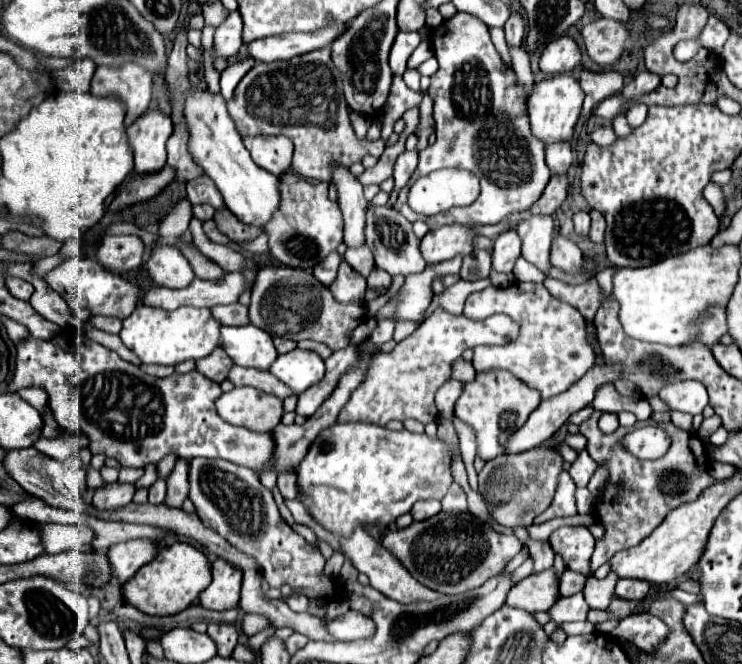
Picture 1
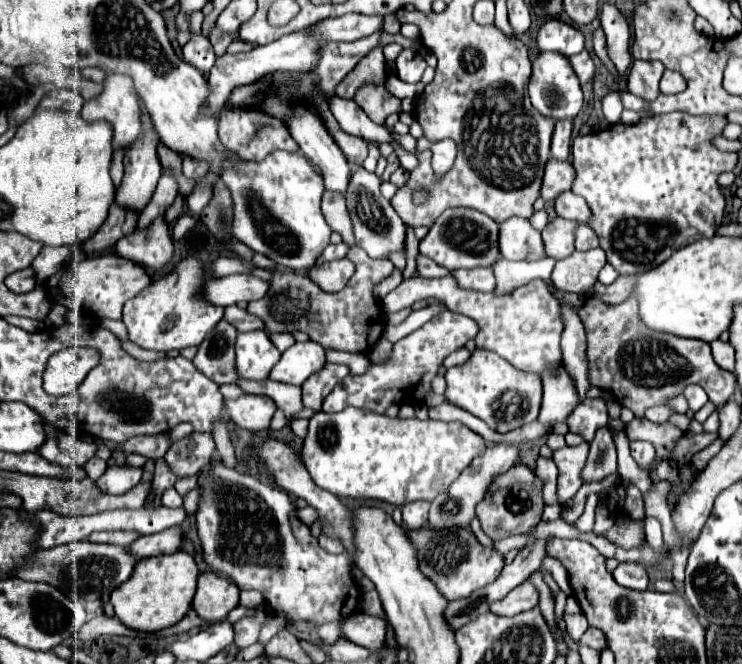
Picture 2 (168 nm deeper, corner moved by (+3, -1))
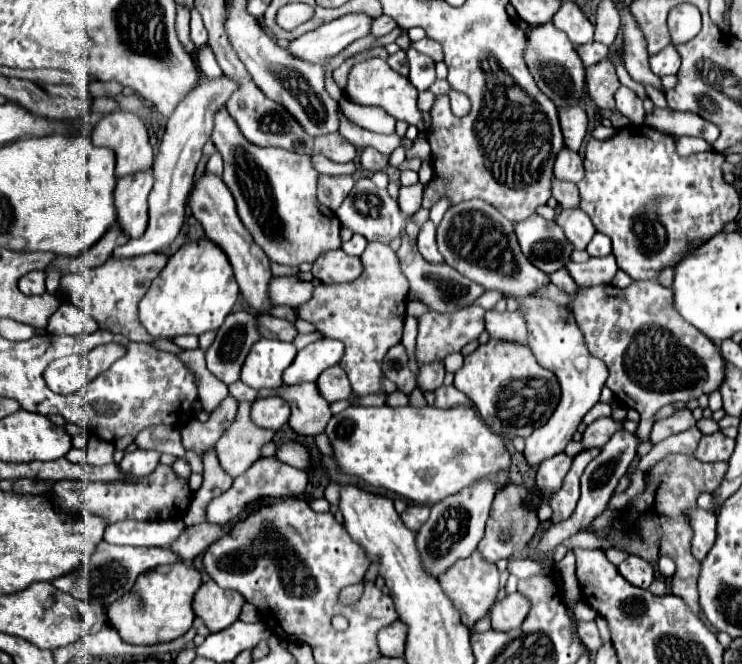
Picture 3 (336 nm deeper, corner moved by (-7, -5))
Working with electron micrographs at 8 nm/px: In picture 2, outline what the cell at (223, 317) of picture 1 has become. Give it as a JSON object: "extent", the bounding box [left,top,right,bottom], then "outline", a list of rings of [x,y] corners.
{"extent":[224,307,262,331],"outline":[[[226,307],[224,309],[224,321],[228,321],[230,325],[234,325],[238,331],[256,331],[262,329],[262,321],[254,315],[250,315],[248,311],[240,309],[240,307]]]}

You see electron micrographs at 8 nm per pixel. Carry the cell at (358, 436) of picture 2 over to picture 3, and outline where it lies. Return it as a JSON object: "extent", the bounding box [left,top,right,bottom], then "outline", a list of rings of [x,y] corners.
{"extent":[326,405,510,505],"outline":[[[434,405],[426,407],[348,407],[338,415],[332,415],[326,425],[326,435],[334,447],[334,455],[348,475],[362,477],[374,487],[398,493],[414,503],[434,505],[478,479],[496,477],[500,471],[510,467],[510,453],[504,439],[496,435],[476,413],[476,409],[466,405],[456,405],[450,409],[438,409]]]}

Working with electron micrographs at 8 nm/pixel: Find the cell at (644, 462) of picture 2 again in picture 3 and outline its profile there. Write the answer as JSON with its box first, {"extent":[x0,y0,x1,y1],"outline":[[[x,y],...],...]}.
{"extent":[572,281,724,441],"outline":[[[632,281],[632,285],[626,289],[614,287],[610,283],[594,285],[586,291],[580,291],[572,303],[576,323],[584,333],[590,353],[602,359],[610,371],[606,387],[612,389],[622,403],[640,413],[640,427],[636,431],[640,441],[650,439],[650,429],[654,423],[652,417],[660,407],[672,401],[688,403],[692,399],[698,399],[702,393],[712,393],[724,379],[724,359],[720,355],[720,349],[710,339],[706,339],[702,331],[680,317],[680,313],[672,305],[672,295],[674,293],[670,287],[662,287],[656,281]]]}

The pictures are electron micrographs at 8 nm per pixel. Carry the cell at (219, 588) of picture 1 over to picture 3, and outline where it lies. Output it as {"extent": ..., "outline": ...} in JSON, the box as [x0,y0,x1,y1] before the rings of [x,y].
{"extent":[192,581,244,633],"outline":[[[212,581],[202,583],[192,601],[192,609],[196,617],[204,621],[210,633],[218,633],[228,625],[232,625],[238,619],[242,605],[244,605],[244,597],[240,593],[224,591]]]}

